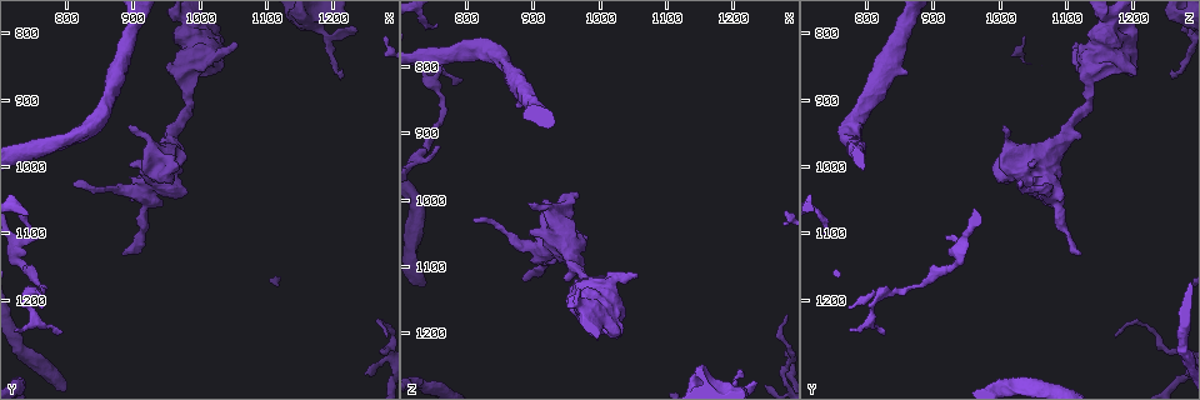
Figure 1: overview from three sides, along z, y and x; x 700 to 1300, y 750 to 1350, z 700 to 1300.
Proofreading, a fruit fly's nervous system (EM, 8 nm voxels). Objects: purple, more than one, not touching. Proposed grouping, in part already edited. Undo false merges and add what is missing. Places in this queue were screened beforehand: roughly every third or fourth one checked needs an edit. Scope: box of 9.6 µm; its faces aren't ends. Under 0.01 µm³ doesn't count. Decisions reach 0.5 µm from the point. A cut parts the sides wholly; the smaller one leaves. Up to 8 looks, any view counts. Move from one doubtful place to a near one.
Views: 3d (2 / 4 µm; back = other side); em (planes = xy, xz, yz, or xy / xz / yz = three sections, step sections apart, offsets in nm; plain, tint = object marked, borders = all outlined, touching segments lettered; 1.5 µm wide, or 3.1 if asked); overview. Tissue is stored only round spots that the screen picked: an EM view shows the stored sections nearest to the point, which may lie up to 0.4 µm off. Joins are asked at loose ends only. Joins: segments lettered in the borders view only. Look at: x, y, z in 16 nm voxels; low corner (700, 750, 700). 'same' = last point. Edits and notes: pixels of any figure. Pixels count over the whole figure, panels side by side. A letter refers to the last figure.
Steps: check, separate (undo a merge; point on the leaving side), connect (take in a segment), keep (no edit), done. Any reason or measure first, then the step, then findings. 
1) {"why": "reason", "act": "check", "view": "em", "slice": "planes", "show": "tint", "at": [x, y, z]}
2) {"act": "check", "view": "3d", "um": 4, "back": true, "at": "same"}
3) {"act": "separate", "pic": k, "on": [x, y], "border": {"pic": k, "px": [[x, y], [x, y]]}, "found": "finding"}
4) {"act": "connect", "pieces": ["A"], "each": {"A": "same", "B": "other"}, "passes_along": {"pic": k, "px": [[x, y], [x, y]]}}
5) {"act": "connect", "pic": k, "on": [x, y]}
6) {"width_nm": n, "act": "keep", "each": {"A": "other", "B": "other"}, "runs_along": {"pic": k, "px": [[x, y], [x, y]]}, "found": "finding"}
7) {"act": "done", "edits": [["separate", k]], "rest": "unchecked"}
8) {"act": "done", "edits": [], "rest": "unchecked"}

{"why": "sudden change in width", "act": "check", "view": "em", "slice": "planes", "show": "plain", "at": [955, 955, 1100]}

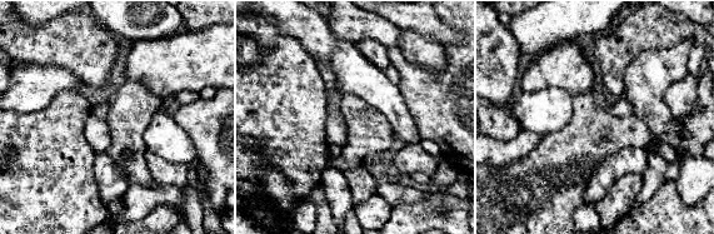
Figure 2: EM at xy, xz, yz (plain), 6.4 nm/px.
{"act": "check", "view": "em", "slice": "planes", "show": "borders", "at": "same"}

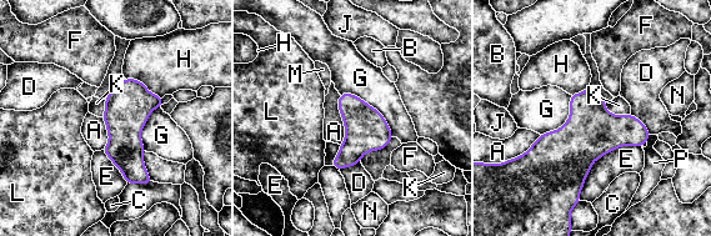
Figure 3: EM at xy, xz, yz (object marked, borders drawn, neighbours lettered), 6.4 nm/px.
{"act": "keep", "each": {"A": "other", "B": "other", "C": "other", "D": "other", "E": "other", "F": "other", "G": "other", "H": "other", "J": "other", "K": "other", "L": "other", "M": "other", "N": "other", "P": "other"}, "border": {"pic": 3, "px": [[339, 95], [344, 126], [340, 145]]}, "found": "continuous, no second cell"}

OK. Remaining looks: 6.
{"why": "tapers out", "act": "check", "view": "em", "slice": "yz", "step": 4, "show": "borders", "at": [790, 1250, 815]}

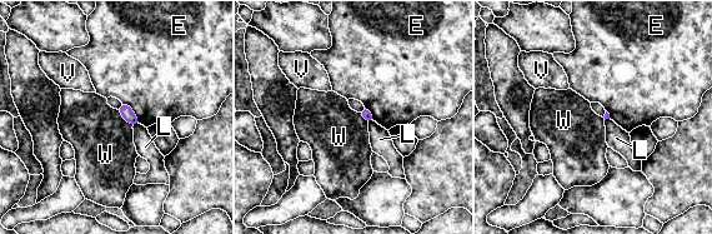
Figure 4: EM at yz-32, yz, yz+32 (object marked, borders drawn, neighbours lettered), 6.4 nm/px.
{"longest_contact_nm": ["E", 190], "act": "keep", "each": {"E": "other", "L": "other", "V": "other", "W": "other"}, "found": "none of them fits"}

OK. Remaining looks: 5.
{"why": "branch stops here", "act": "check", "view": "em", "slice": "planes", "show": "plain", "at": [750, 1100, 740]}

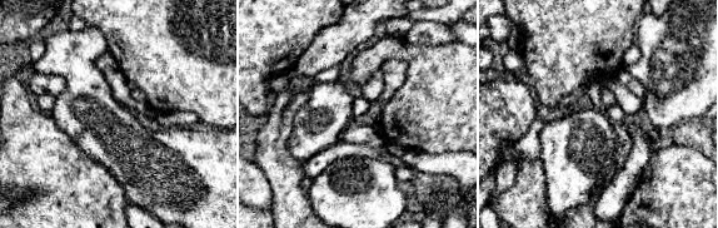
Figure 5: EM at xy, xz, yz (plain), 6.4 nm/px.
{"act": "check", "view": "em", "slice": "planes", "show": "borders", "at": "same"}

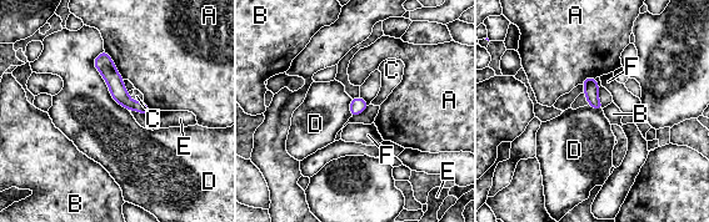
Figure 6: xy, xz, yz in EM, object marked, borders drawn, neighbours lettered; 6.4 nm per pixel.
{"act": "keep", "each": {"A": "other", "B": "other", "C": "other", "D": "other", "E": "other", "F": "other"}, "border": {"pic": 6, "px": [[103, 50], [94, 66], [128, 110]]}, "found": "no lettered segment goes on from it"}

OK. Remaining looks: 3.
{"act": "done", "edits": [], "rest": "unchecked"}

